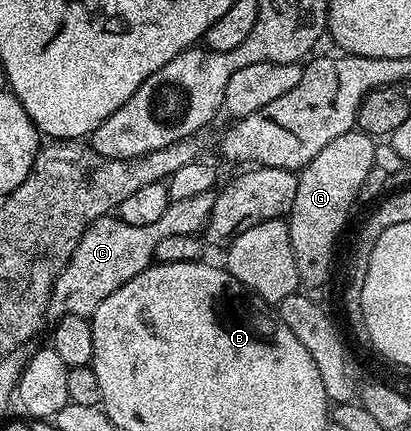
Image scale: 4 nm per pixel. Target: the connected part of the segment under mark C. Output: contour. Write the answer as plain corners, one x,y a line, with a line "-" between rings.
212,190
201,192
199,196
190,196
187,200
169,201
166,212
154,220
154,224
126,224
118,216
105,216
94,220
90,228
78,240
78,248
70,256
64,271
56,278
52,286
52,301
48,303
48,312
53,319
65,314
83,314
90,316
110,296
110,292
118,292
126,280
134,280
138,272
153,265
158,240
166,236
199,235
208,225
208,217
216,203
217,195

